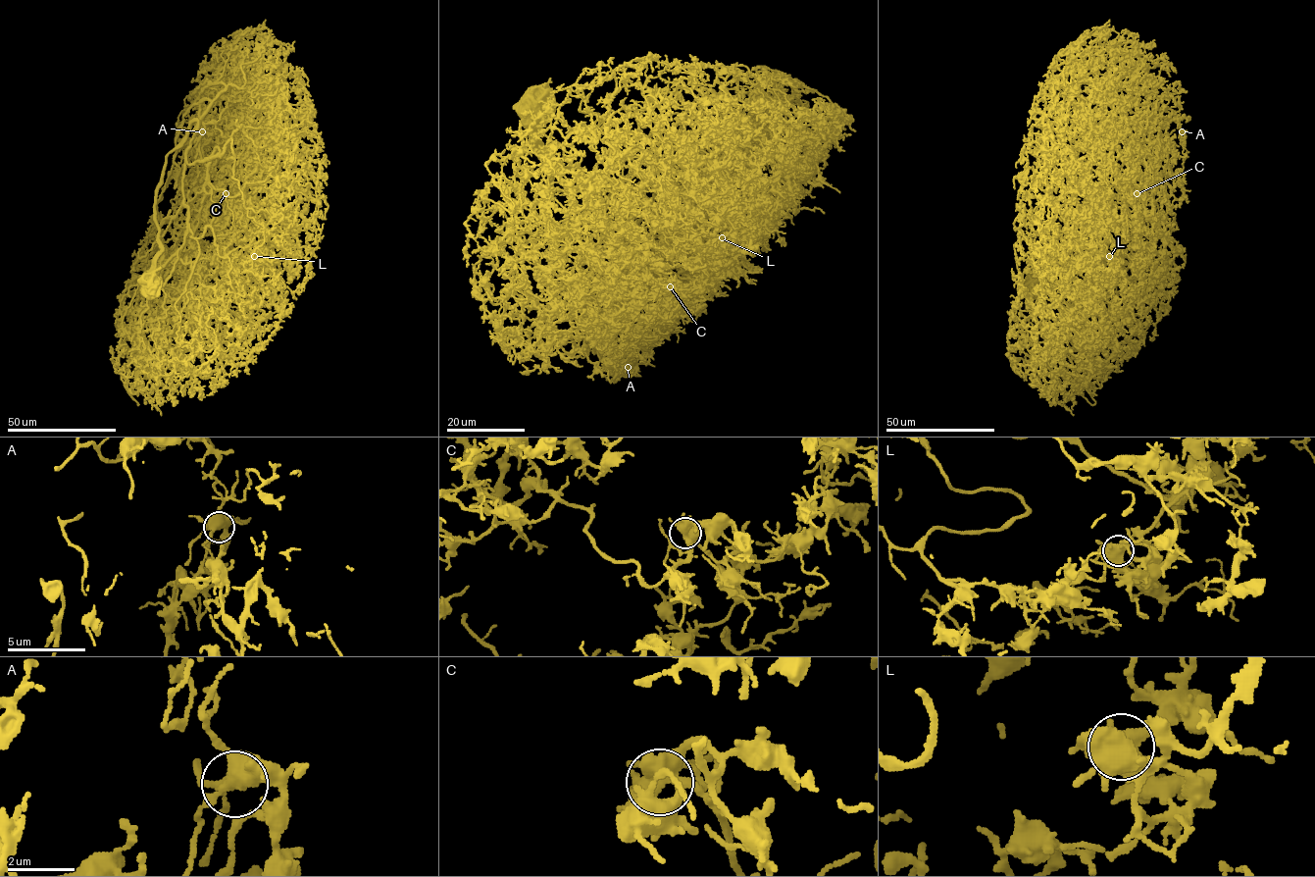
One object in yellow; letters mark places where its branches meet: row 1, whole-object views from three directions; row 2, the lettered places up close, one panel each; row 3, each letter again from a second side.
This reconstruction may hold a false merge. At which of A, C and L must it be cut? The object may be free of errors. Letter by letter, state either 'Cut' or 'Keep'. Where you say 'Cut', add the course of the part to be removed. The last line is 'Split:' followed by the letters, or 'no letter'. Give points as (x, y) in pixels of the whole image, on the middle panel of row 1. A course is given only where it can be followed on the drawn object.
A: Keep
C: Keep
L: Keep
Split: no letter

